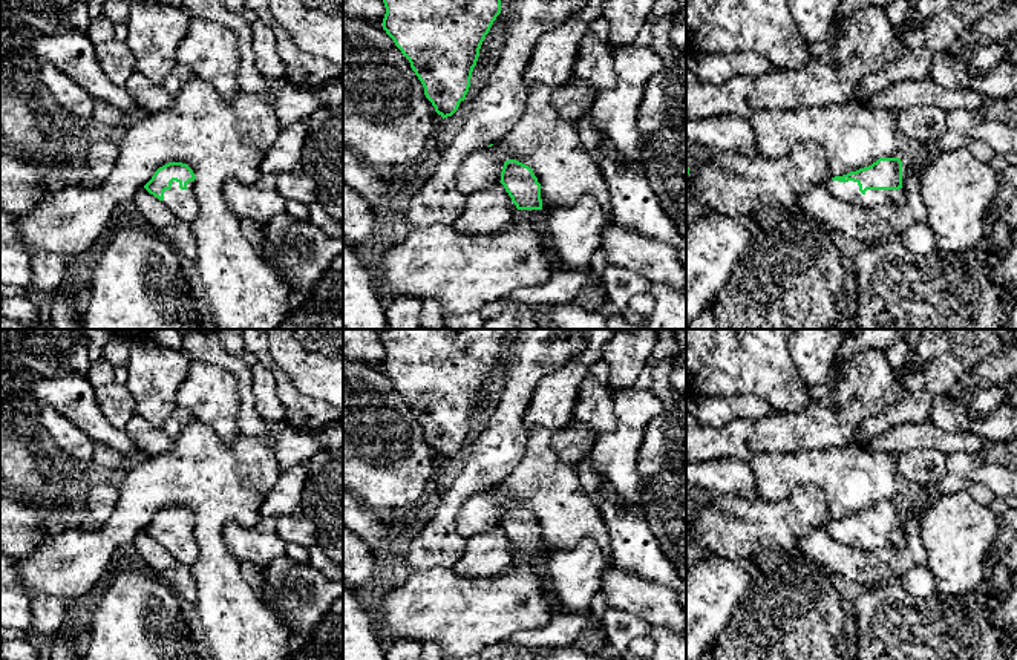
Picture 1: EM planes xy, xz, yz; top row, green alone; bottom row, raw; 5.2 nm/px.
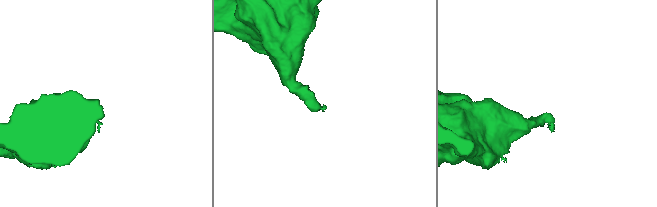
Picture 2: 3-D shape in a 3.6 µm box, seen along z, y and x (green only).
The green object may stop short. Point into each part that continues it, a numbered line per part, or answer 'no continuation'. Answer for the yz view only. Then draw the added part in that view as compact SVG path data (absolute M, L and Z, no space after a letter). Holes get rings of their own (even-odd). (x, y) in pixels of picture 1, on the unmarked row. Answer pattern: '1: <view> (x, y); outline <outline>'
1: yz (849, 535); outline M832 521L827 524L827 531L832 539L859 548L862 551L878 551L885 547L902 547L905 539L902 531L899 533L867 533L864 537L859 534L858 525L839 525Z

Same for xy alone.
1: xy (184, 547); outline M173 524L172 531L164 534L162 544L179 562L193 567L199 557L199 545L195 537L195 524L187 527L185 533L179 531L179 525Z

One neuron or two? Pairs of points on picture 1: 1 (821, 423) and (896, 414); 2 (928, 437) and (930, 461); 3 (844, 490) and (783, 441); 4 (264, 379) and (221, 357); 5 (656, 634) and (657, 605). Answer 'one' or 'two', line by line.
1: two
2: two
3: two
4: two
5: two

